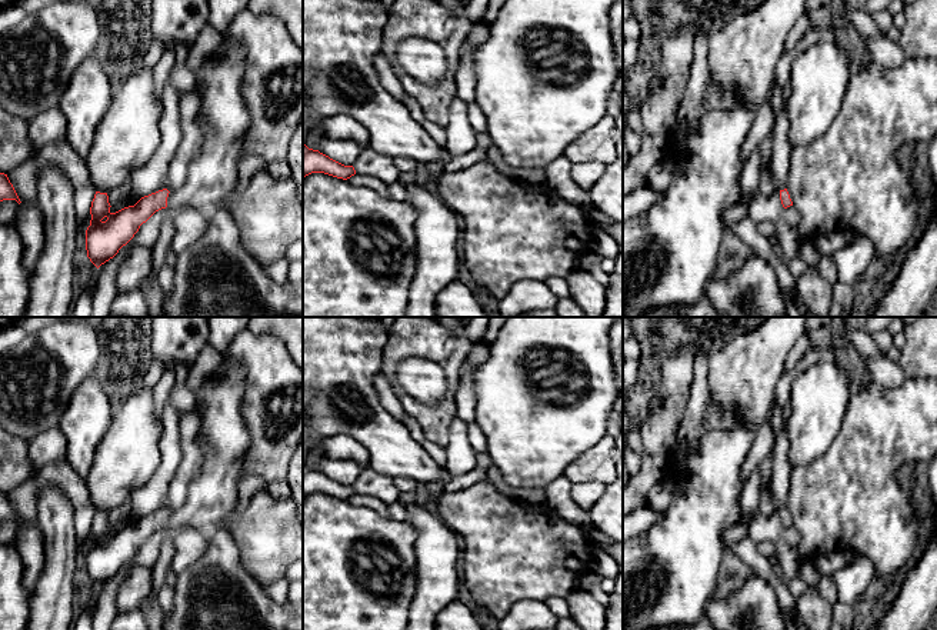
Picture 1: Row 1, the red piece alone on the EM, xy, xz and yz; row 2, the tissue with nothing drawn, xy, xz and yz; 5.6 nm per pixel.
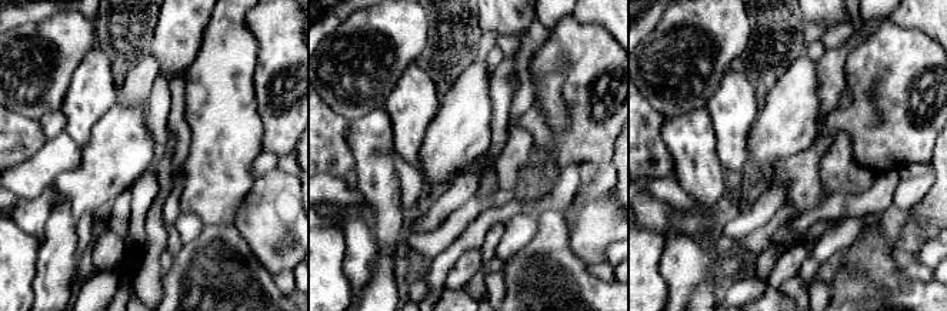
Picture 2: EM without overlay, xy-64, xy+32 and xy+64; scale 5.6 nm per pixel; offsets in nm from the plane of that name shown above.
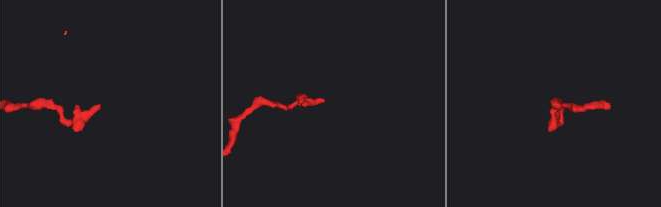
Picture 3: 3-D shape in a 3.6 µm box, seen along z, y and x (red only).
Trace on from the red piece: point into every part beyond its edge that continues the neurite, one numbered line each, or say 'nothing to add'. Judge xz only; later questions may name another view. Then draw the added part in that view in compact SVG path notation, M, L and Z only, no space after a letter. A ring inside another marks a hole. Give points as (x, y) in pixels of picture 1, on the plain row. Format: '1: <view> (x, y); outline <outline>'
nothing to add

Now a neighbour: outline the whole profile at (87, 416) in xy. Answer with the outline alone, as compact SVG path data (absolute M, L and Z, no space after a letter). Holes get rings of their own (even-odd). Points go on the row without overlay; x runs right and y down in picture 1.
M91 374L73 391L59 420L59 429L67 441L66 460L80 477L89 474L96 449L111 419L110 400Z

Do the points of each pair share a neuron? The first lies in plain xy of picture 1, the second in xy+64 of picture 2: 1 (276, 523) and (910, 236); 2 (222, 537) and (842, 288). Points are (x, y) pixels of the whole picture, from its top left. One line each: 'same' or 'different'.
1: same
2: same

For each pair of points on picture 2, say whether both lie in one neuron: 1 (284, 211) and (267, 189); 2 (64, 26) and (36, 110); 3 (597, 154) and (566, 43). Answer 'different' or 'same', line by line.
1: same
2: same
3: same

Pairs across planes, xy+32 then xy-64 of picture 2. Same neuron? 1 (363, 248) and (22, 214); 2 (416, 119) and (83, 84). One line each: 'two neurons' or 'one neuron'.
1: one neuron
2: one neuron

